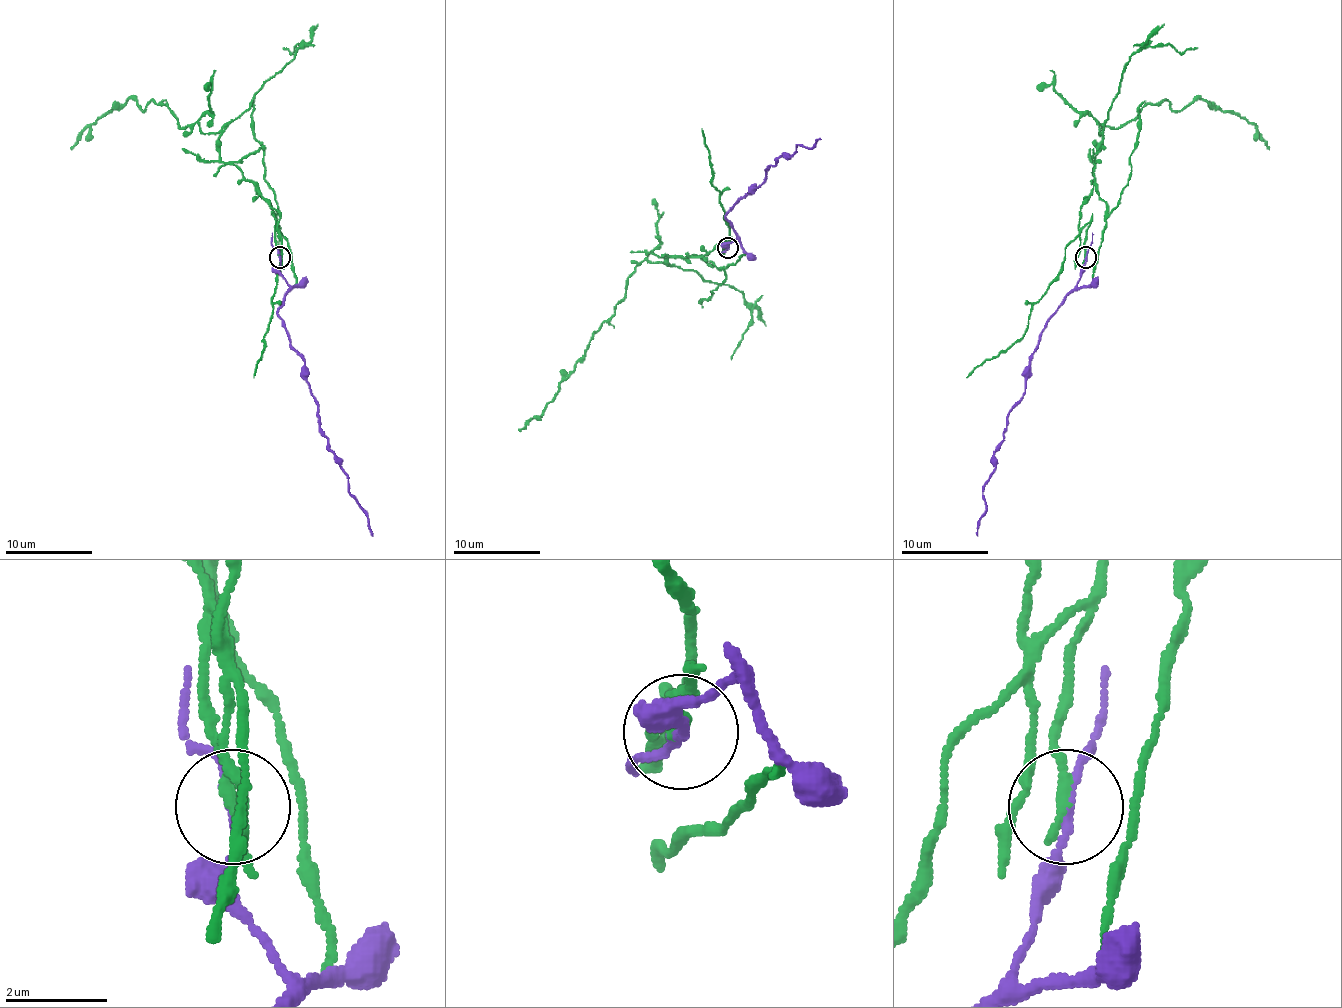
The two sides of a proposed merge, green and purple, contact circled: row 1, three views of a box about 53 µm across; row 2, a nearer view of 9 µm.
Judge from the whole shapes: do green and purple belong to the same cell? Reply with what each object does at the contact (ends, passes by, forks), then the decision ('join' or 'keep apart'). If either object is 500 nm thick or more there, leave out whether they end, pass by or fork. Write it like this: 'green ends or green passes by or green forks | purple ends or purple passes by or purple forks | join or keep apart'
green ends | purple passes by | keep apart

